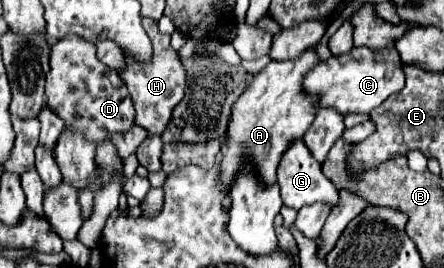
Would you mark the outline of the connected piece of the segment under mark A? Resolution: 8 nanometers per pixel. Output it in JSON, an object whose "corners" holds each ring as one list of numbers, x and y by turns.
{"corners":[[315,47,305,49,297,59,289,61,271,61,265,69,261,69,243,91,243,95,233,103,227,141,223,143,223,161,221,161,221,181,231,187,233,177,241,169,241,163,249,159,259,177,271,185,275,183,275,171,281,161,281,155,289,147,289,143,309,129,315,119,317,105,313,105,313,97,305,97,301,93,301,77,319,63]]}

